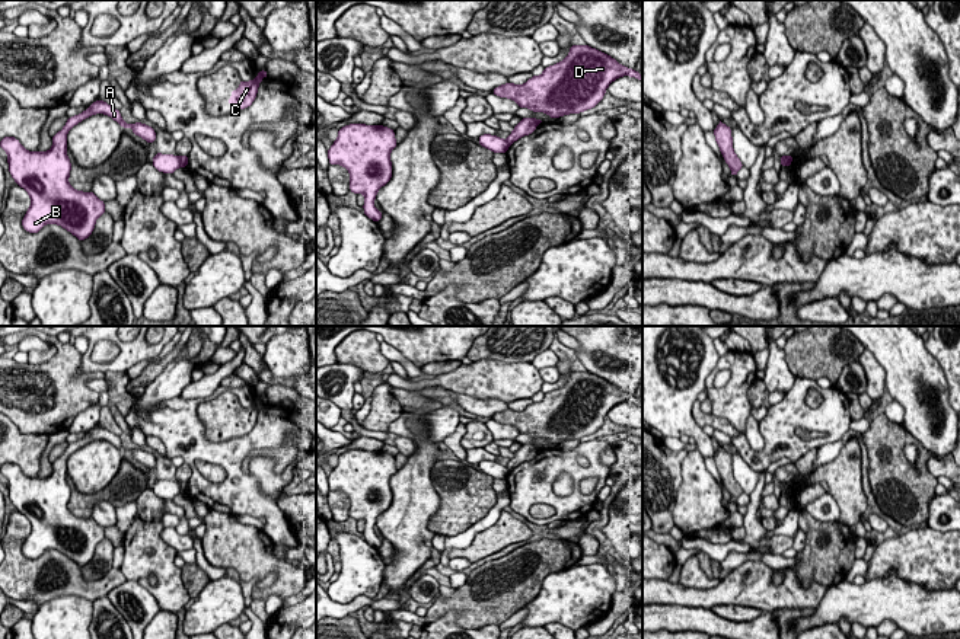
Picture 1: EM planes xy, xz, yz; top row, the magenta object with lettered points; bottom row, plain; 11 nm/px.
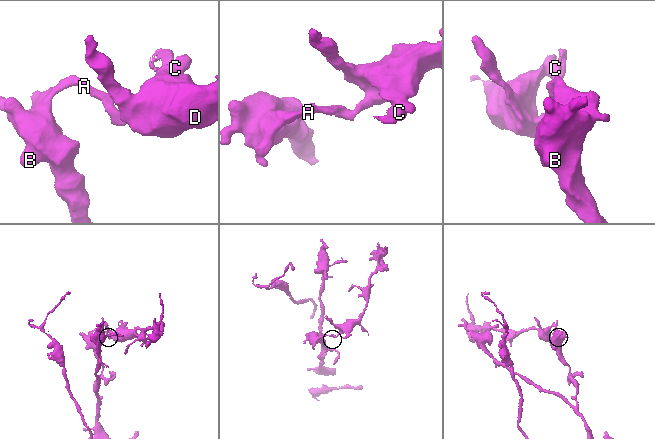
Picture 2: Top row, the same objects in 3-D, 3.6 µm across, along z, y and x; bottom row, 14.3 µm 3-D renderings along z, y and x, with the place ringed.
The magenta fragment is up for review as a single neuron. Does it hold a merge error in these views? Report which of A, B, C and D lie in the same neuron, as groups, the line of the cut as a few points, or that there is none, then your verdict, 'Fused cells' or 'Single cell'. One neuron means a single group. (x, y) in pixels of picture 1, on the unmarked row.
Groups: A B / C D. Split along xz (506, 467), (509, 470). Fused cells

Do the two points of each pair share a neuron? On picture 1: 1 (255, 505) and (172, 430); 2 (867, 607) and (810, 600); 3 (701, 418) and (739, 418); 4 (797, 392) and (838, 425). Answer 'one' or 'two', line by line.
1: one
2: two
3: two
4: one

